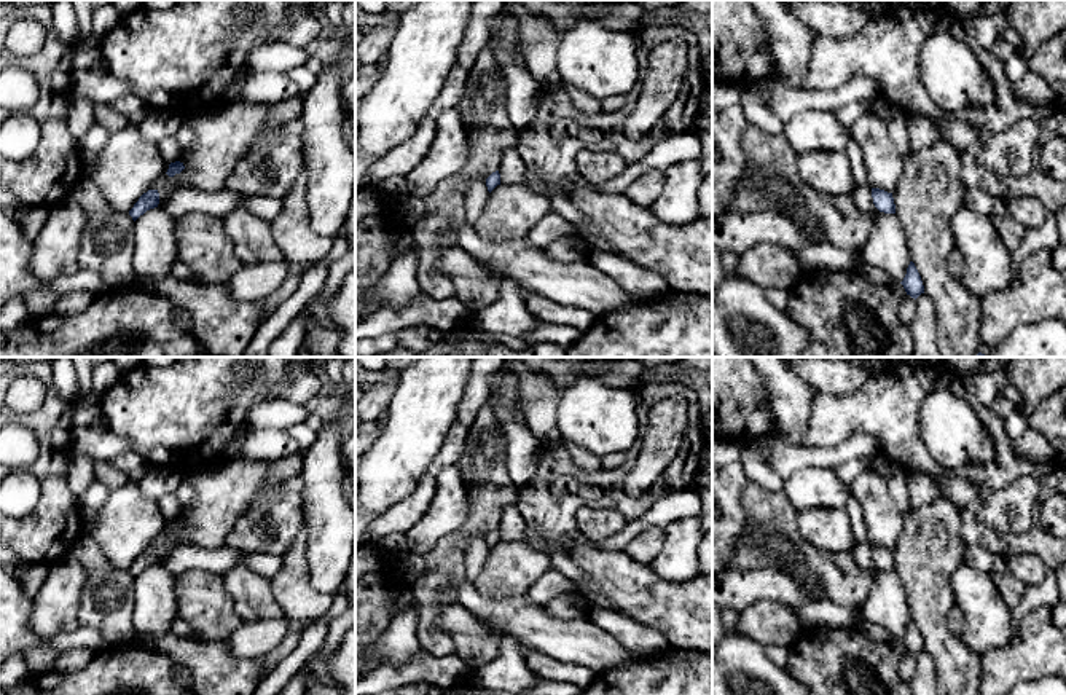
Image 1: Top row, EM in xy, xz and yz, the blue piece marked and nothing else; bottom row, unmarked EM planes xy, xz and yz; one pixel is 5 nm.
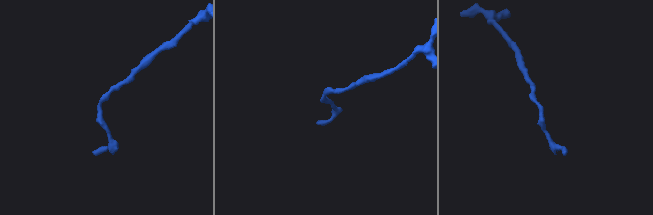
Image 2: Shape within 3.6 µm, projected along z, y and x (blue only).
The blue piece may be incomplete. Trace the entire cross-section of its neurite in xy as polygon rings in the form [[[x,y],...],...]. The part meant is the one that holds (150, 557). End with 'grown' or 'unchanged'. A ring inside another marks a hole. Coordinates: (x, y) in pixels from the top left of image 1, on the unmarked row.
[[[158,547],[143,550],[129,567],[134,580],[132,625],[137,636],[164,634],[178,617],[175,582],[159,561]]] | grown

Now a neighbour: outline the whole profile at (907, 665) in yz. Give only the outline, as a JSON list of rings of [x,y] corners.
[[[905,652],[905,655],[899,662],[899,674],[907,682],[911,684],[913,676],[916,671],[916,657],[910,652]]]

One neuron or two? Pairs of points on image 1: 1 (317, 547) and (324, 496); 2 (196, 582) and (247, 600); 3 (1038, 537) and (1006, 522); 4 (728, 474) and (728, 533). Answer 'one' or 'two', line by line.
1: one
2: two
3: two
4: one

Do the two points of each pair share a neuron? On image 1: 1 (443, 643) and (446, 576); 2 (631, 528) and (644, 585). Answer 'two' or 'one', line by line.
1: one
2: two

